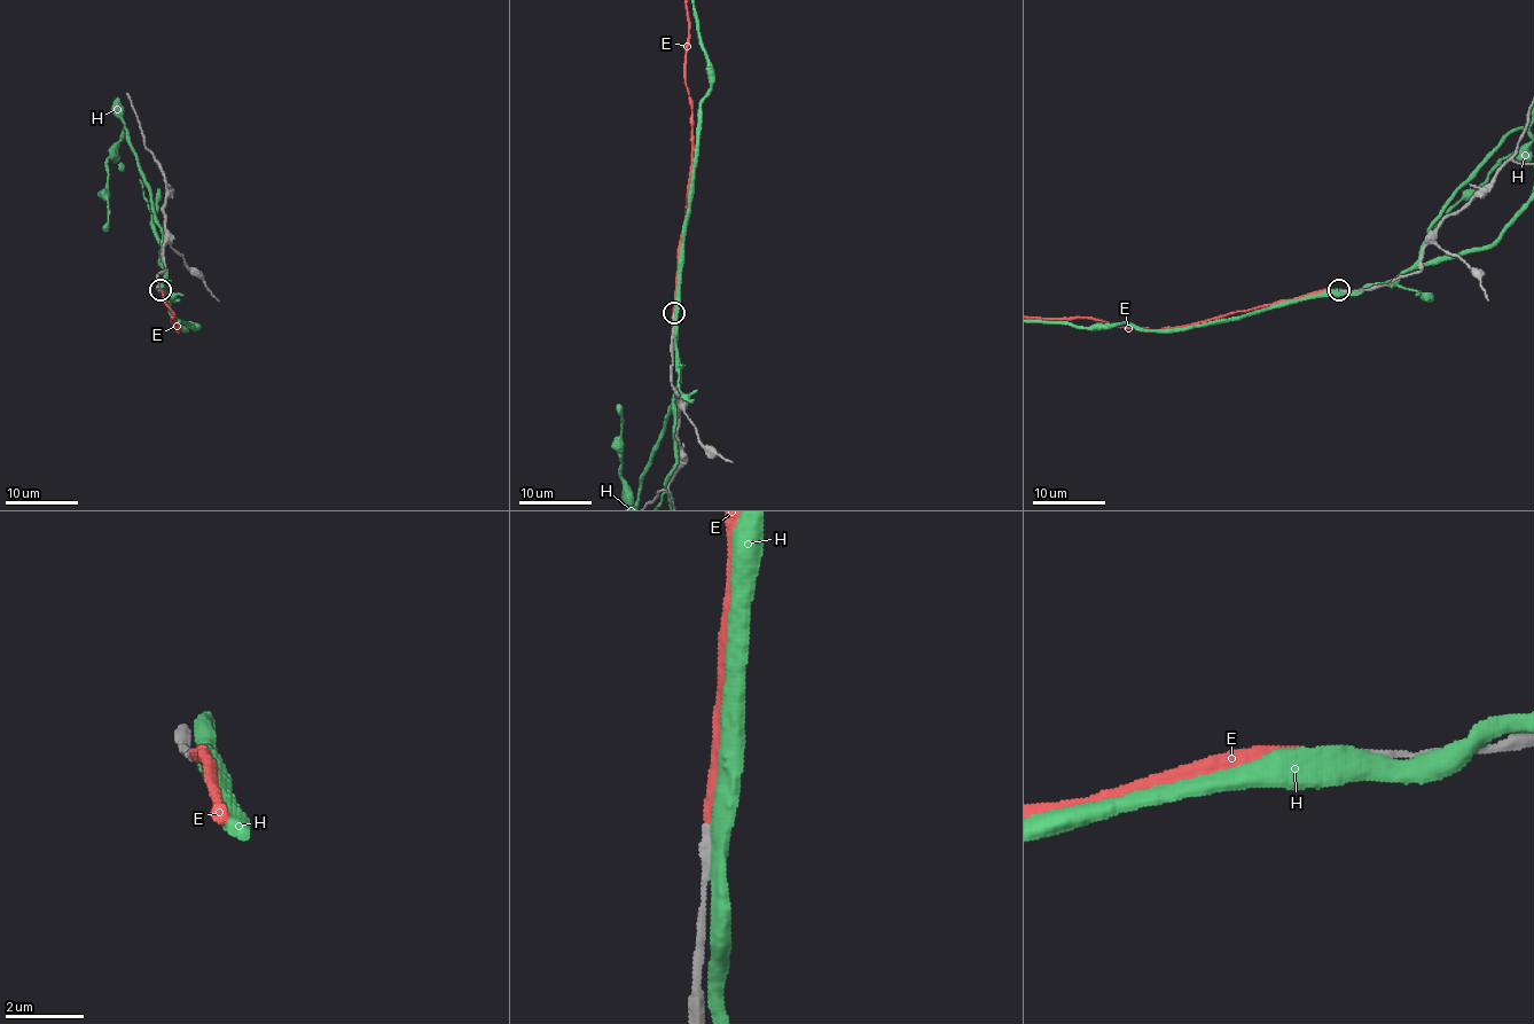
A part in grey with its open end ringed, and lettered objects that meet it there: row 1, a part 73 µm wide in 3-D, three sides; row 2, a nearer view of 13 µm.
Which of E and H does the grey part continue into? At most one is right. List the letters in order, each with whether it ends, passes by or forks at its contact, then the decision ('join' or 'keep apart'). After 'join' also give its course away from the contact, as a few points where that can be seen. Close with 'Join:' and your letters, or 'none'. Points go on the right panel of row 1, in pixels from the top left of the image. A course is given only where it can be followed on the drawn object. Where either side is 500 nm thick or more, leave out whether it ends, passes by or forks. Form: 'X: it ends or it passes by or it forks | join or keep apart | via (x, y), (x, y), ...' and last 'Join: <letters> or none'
E: it ends | join
H: it passes by | keep apart
Join: E

